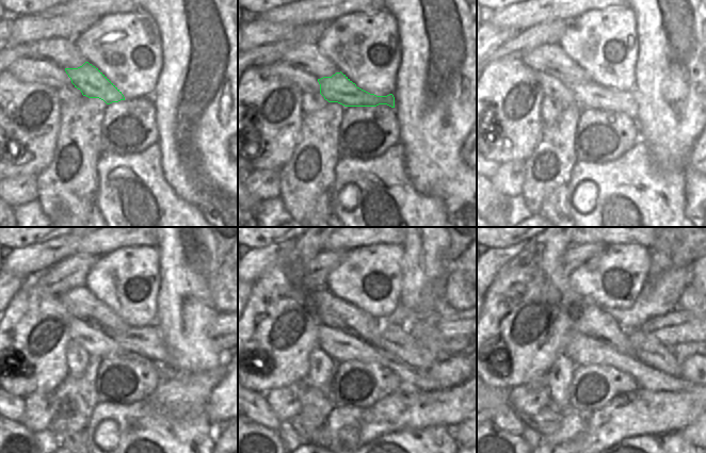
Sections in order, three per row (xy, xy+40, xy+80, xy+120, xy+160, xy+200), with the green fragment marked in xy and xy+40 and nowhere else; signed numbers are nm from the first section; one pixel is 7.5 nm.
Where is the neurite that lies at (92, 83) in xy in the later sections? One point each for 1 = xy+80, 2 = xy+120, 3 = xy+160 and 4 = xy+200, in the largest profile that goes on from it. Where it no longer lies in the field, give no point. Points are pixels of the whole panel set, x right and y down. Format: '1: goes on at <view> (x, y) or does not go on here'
1: goes on at xy+80 (589, 94)
2: goes on at xy+120 (147, 341)
3: goes on at xy+160 (395, 339)
4: goes on at xy+200 (646, 349)

